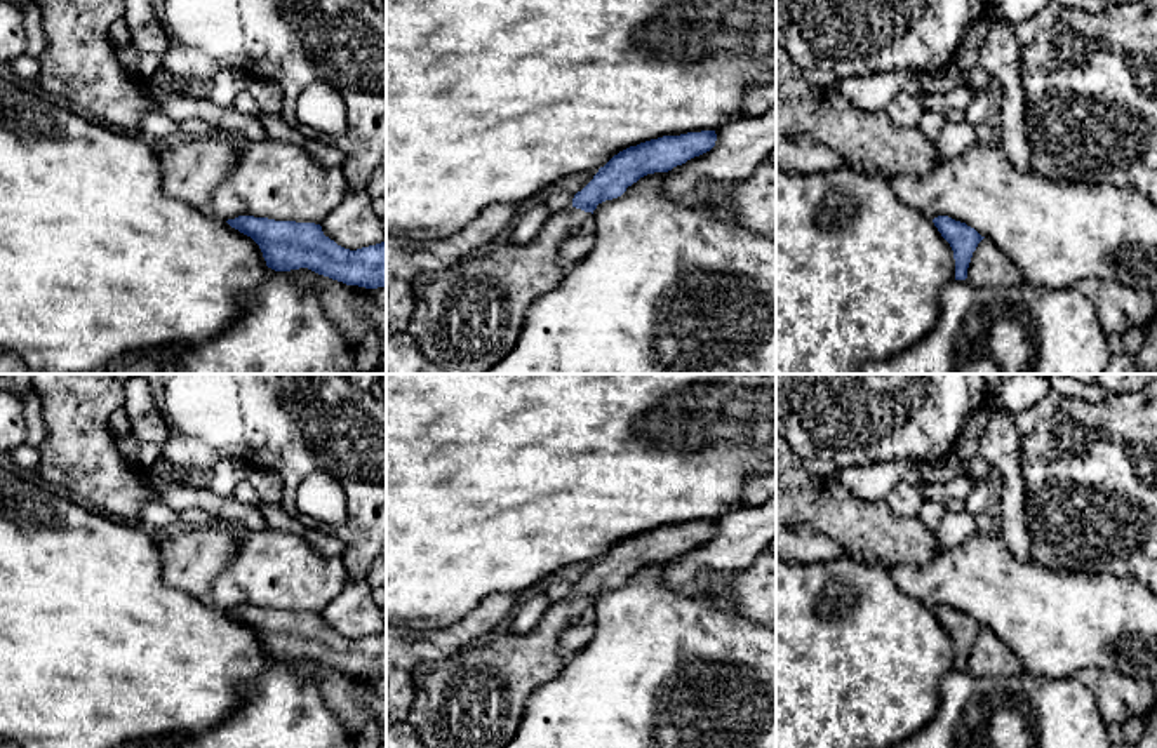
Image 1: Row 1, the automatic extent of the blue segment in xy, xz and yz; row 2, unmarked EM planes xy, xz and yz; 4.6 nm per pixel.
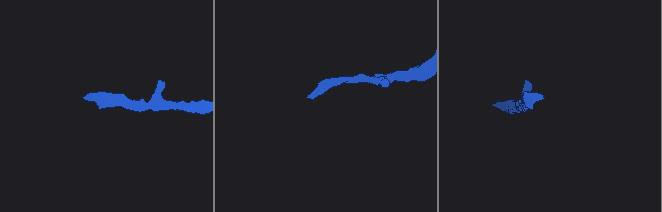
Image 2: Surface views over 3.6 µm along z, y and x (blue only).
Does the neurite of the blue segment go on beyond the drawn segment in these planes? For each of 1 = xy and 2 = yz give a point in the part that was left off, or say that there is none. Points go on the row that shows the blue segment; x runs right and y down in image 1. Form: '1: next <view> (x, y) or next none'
1: next none
2: next none

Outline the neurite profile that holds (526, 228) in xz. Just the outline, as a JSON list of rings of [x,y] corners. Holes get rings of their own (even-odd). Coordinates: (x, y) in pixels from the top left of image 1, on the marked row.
[[[538,205],[518,216],[512,228],[510,244],[513,245],[531,244],[539,235],[550,216],[552,212],[548,210],[546,205]]]

